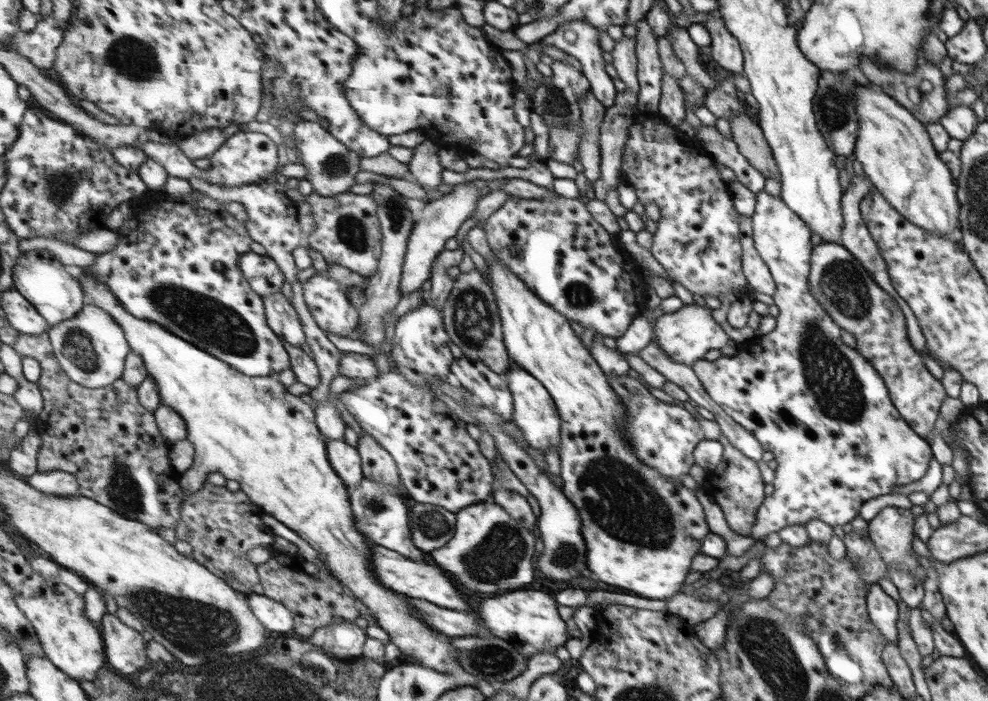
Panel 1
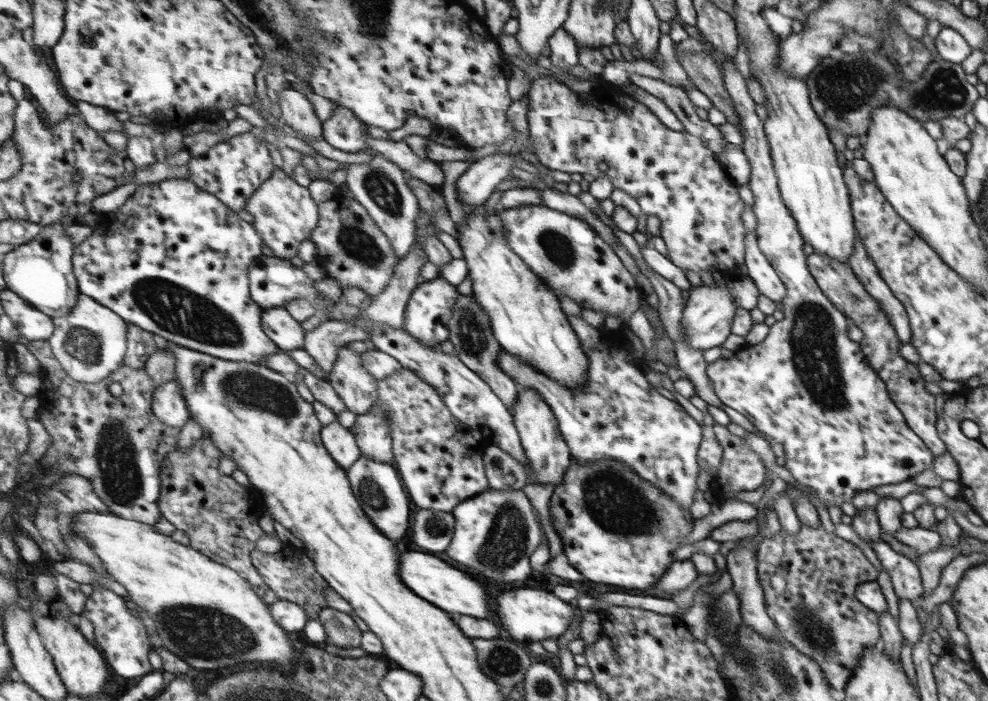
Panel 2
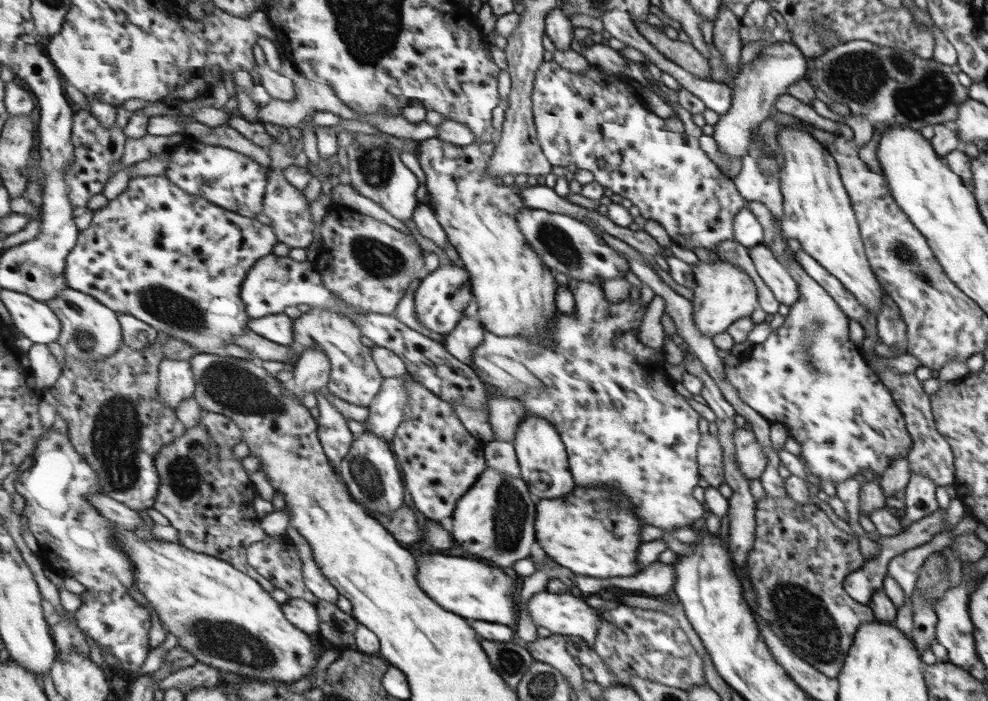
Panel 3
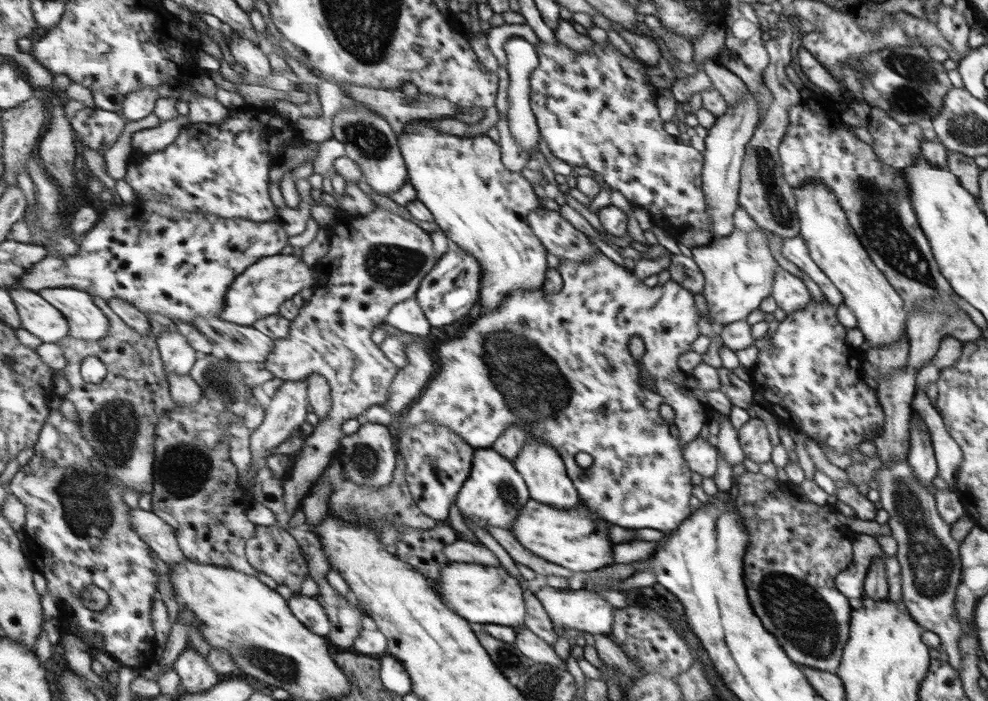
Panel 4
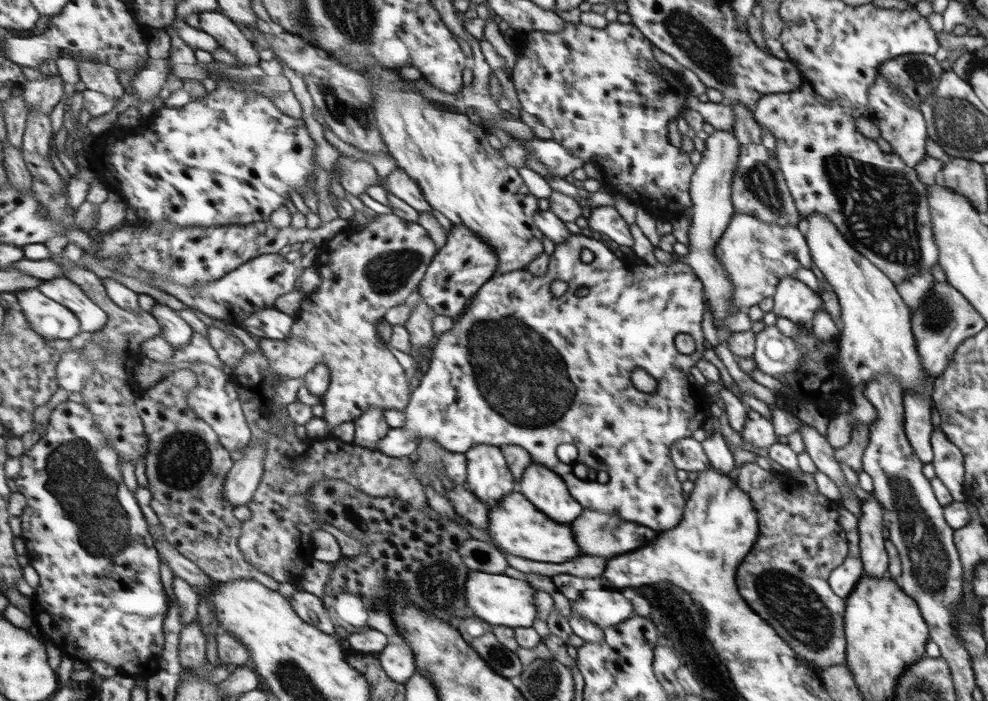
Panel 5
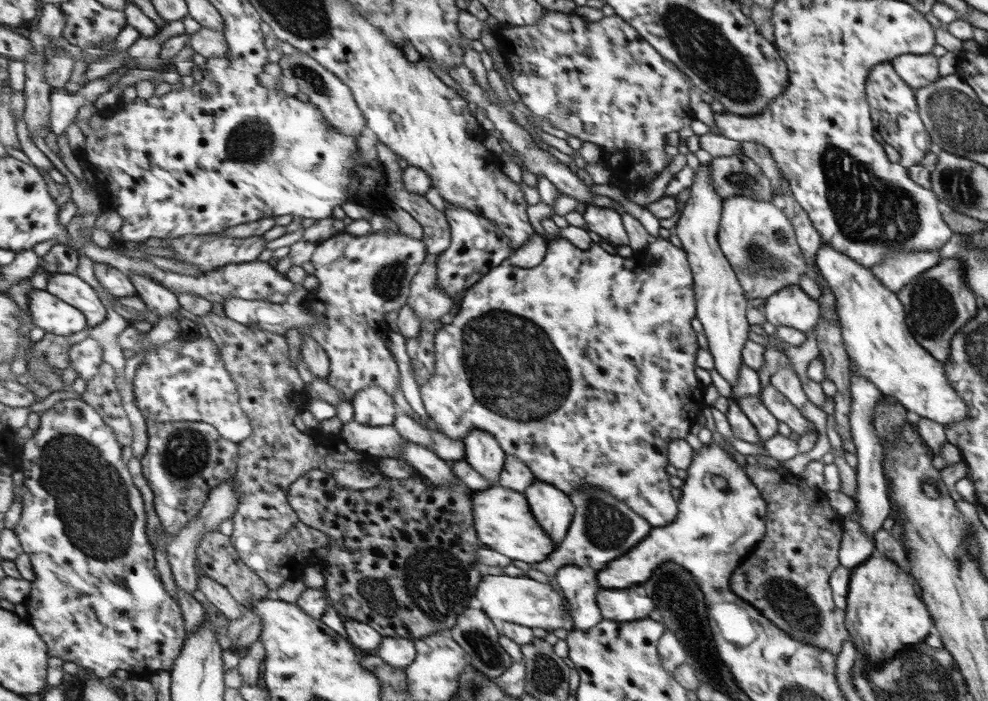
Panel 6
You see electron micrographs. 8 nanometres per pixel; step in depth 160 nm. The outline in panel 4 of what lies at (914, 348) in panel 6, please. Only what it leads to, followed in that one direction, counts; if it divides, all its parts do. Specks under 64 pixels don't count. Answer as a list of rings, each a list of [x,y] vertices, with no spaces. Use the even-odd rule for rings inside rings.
[[[817,181],[803,183],[802,187],[792,187],[792,193],[795,201],[797,221],[799,221],[798,235],[808,245],[811,260],[830,277],[830,281],[842,293],[843,304],[853,312],[853,316],[857,320],[856,328],[862,332],[864,337],[864,342],[860,347],[861,353],[865,354],[867,349],[872,349],[873,347],[883,347],[889,343],[897,343],[901,337],[905,336],[905,322],[908,317],[903,307],[905,302],[899,293],[887,282],[881,271],[876,266],[873,266],[869,255],[863,250],[859,239],[851,230],[850,222],[847,221],[842,205],[838,203],[838,197],[831,192],[830,188]]]

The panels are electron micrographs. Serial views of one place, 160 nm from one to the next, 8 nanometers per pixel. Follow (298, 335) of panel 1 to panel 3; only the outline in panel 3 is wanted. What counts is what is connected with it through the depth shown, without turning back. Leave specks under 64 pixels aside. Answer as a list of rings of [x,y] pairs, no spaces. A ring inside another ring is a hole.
[[[285,313],[250,319],[250,330],[285,346],[295,342],[294,320]]]

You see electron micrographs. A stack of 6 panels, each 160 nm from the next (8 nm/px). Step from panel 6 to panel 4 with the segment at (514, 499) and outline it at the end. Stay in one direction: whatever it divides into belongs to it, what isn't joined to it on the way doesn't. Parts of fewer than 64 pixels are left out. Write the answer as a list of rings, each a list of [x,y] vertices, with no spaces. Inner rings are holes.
[[[533,500],[520,510],[520,515],[513,523],[513,534],[521,541],[521,544],[531,550],[531,554],[559,564],[561,568],[573,572],[593,572],[605,566],[611,566],[613,562],[613,544],[607,536],[603,536],[605,522],[599,518],[595,511],[587,508],[580,502],[580,507],[574,510],[561,510],[549,508],[545,504],[539,504]],[[595,526],[595,532],[593,532]]]

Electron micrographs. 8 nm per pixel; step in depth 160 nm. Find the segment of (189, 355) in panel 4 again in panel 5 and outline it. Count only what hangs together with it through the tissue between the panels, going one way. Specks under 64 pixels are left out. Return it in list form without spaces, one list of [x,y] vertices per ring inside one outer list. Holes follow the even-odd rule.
[[[155,301],[151,314],[162,324],[162,335],[174,350],[188,346],[195,330],[181,318],[179,311]]]

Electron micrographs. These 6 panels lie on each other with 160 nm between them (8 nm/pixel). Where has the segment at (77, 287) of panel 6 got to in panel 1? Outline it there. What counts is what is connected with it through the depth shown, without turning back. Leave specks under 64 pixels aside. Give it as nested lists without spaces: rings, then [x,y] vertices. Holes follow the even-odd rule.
[[[86,304],[75,318],[51,328],[47,334],[63,370],[76,383],[84,384],[87,388],[105,388],[124,375],[126,360],[132,348],[122,325],[106,309]]]

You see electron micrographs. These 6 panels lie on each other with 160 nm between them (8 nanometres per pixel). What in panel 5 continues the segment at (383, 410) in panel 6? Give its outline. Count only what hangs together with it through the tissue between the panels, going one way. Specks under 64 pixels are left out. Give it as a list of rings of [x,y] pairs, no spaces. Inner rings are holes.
[[[372,406],[365,414],[362,414],[357,421],[355,440],[356,445],[365,449],[375,449],[379,441],[383,439],[390,429],[387,419],[385,419],[384,409]]]

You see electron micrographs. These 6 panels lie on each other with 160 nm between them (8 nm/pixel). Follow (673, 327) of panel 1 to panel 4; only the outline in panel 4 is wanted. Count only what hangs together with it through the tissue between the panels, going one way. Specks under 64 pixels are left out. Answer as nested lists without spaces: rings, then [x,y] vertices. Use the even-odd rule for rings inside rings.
[[[759,228],[747,233],[733,229],[730,235],[689,249],[693,262],[703,275],[702,296],[715,329],[745,320],[750,312],[757,310],[761,300],[770,294],[773,274],[779,266],[768,249],[768,240]]]

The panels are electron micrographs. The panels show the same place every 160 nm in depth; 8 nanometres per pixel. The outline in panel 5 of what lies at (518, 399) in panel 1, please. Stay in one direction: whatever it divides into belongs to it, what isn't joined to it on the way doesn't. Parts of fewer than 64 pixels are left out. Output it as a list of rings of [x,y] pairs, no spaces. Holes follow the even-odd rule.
[[[541,464],[527,466],[518,490],[535,509],[559,524],[573,523],[582,515],[582,506],[570,496],[562,477]]]

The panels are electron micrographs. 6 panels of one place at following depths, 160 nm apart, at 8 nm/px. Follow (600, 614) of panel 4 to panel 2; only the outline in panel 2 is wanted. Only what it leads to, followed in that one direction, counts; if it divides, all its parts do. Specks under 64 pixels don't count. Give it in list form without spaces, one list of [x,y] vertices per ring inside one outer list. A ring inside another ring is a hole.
[[[529,587],[501,594],[497,598],[497,606],[499,606],[497,614],[503,628],[513,639],[525,644],[544,638],[557,638],[569,628],[569,622],[573,620],[573,610],[565,604],[565,601],[559,600],[559,597],[555,598],[551,591],[541,589],[533,590]]]

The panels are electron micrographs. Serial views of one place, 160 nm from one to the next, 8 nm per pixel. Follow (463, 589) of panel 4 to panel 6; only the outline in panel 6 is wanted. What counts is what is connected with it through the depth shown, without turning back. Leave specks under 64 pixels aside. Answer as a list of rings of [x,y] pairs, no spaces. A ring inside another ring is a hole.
[[[504,573],[500,576],[485,575],[482,578],[483,586],[479,586],[479,600],[481,608],[495,620],[501,622],[513,622],[527,628],[564,628],[569,631],[573,628],[574,623],[571,619],[568,605],[565,597],[561,600],[556,590],[547,583],[539,584],[531,577],[511,577]]]

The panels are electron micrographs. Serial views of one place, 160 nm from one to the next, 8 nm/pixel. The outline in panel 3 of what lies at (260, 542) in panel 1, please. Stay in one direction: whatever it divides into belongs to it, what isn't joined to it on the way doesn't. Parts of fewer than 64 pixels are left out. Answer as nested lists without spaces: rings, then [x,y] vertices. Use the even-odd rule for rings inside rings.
[[[205,412],[197,426],[186,429],[185,435],[169,444],[159,452],[156,465],[159,476],[162,477],[162,487],[154,508],[164,514],[170,523],[179,531],[179,542],[195,552],[216,556],[225,560],[243,573],[255,578],[263,588],[273,592],[276,586],[263,577],[248,561],[248,551],[253,543],[266,539],[262,527],[262,517],[254,509],[255,497],[259,493],[253,488],[250,474],[243,468],[243,460],[233,457],[233,448],[243,438],[243,429],[235,424],[231,417],[217,412]]]

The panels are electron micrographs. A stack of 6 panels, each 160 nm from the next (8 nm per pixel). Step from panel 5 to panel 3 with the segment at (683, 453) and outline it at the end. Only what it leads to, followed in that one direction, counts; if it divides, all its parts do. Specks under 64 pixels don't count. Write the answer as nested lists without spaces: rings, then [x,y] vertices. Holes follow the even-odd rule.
[[[709,433],[703,434],[701,446],[698,448],[698,470],[709,487],[717,488],[724,484],[721,446],[717,438]]]

